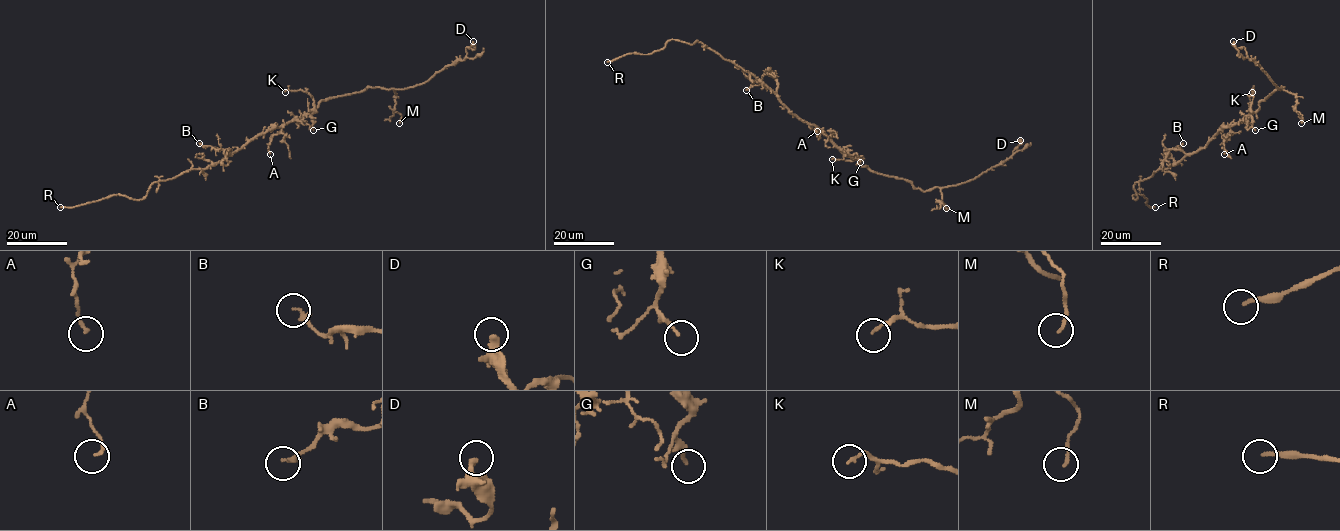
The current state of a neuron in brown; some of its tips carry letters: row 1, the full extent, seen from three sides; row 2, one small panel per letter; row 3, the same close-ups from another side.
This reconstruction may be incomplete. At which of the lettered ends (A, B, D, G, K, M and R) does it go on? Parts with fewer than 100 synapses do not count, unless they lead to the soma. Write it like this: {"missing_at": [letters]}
{"missing_at": ["R"]}

